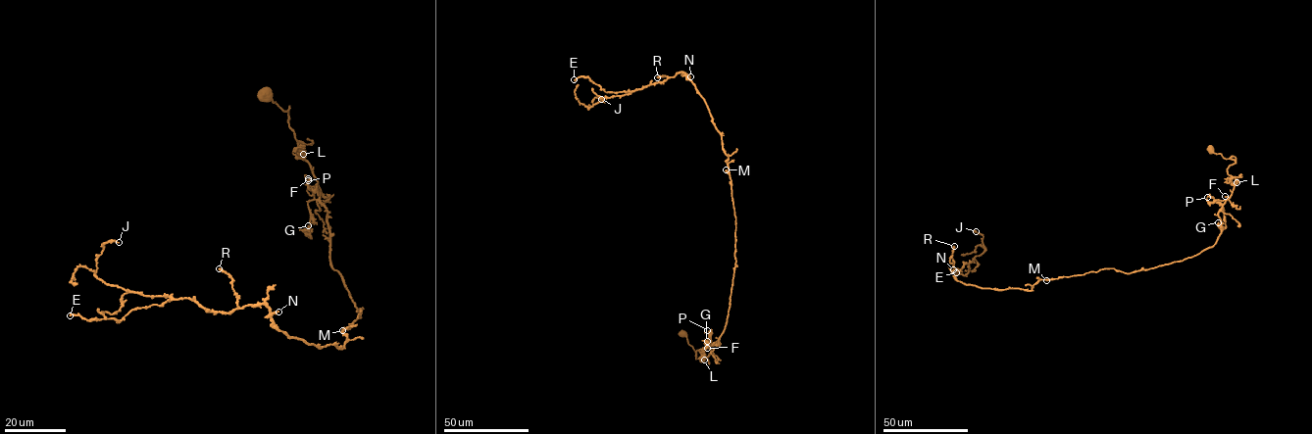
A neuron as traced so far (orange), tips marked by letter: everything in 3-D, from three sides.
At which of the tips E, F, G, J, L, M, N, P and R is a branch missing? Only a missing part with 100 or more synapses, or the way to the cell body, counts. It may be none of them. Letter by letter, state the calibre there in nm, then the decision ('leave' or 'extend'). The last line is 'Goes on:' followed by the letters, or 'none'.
E: calibre 440 nm; leave
F: calibre 120 nm; leave
G: calibre 240 nm; leave
J: calibre 340 nm; leave
L: calibre 160 nm; leave
M: calibre 380 nm; leave
N: calibre 190 nm; leave
P: calibre 200 nm; leave
R: calibre 480 nm; leave
Goes on: none

